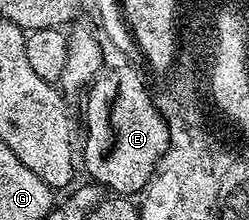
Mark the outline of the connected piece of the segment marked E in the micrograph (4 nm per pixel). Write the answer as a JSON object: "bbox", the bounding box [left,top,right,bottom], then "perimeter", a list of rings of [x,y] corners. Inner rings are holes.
{"bbox":[82,65,171,197],"perimeter":[[[123,65],[119,71],[103,74],[94,80],[92,86],[85,92],[86,98],[86,149],[82,157],[86,161],[86,171],[91,180],[102,184],[107,192],[118,197],[133,196],[139,189],[145,187],[158,166],[162,156],[171,146],[169,125],[160,110],[159,104],[146,95],[147,84],[137,75],[135,68]],[[106,99],[114,99],[110,103],[110,111],[106,108]]]}

